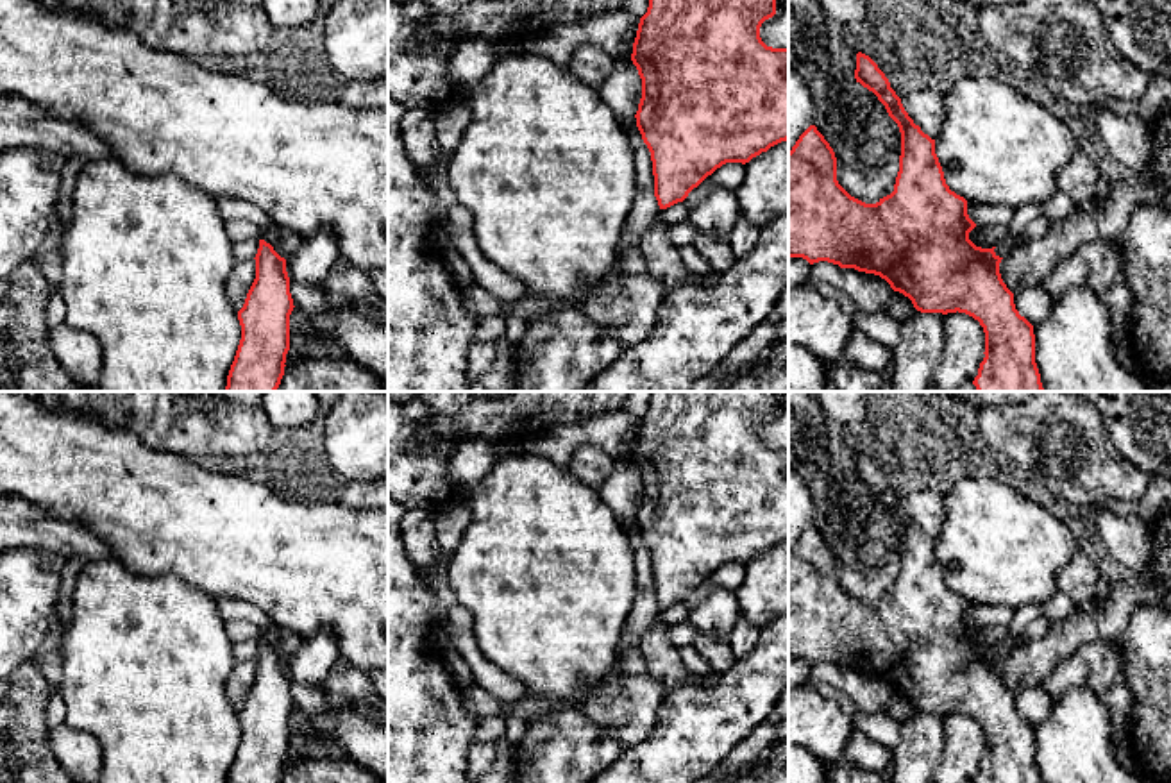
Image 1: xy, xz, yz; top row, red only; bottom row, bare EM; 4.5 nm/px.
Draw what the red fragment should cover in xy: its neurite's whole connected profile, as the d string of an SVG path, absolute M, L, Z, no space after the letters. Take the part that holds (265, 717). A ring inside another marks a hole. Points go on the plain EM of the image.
M259 640L256 679L238 711L241 740L227 783L281 783L290 751L293 699L286 660Z

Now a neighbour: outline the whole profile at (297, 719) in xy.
M293 708L290 715L290 753L299 758L307 737L307 715Z

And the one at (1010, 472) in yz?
M862 392L862 397L865 417L846 436L878 465L899 499L922 490L944 495L964 477L1035 481L980 436L978 409L969 404L926 392Z

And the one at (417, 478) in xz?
M388 399L388 493L406 509L424 508L438 511L459 499L447 474L456 445L442 442L431 449L424 449L417 443L418 427L420 422L402 413L402 404Z

